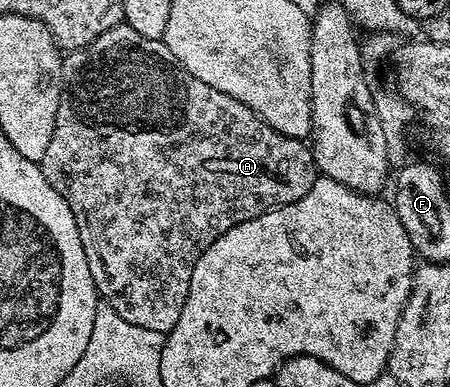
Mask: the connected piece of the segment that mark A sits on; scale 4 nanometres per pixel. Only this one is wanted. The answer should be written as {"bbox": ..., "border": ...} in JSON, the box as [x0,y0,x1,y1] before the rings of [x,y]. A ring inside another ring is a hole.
{"bbox":[41,25,317,333],"border":[[[126,25],[101,33],[101,37],[94,39],[88,47],[66,52],[63,60],[63,92],[57,105],[57,125],[53,125],[53,137],[49,141],[49,149],[45,149],[41,166],[49,185],[53,185],[53,189],[65,197],[69,209],[73,209],[73,217],[81,233],[81,245],[85,249],[85,261],[89,261],[89,273],[93,273],[100,300],[117,309],[117,313],[131,325],[164,333],[177,325],[177,317],[181,317],[181,309],[185,309],[193,269],[201,253],[205,253],[205,249],[209,249],[209,245],[213,245],[221,233],[229,233],[233,225],[241,225],[241,221],[249,221],[275,207],[301,201],[317,177],[315,158],[304,140],[277,133],[277,129],[253,113],[249,105],[241,105],[241,101],[229,97],[229,93],[221,93],[213,89],[213,85],[205,85],[205,81],[193,77],[193,73],[186,71],[177,57],[169,53],[162,39],[141,37],[141,33]]]}

